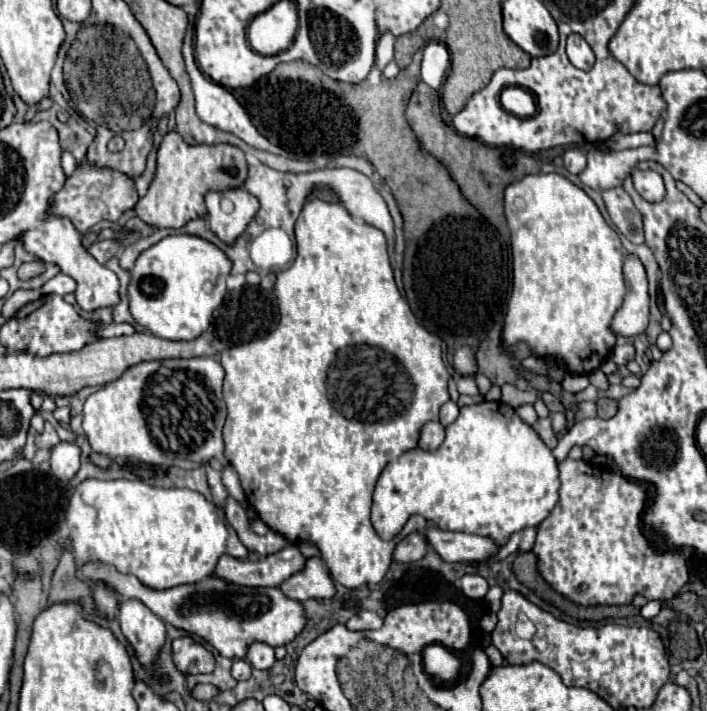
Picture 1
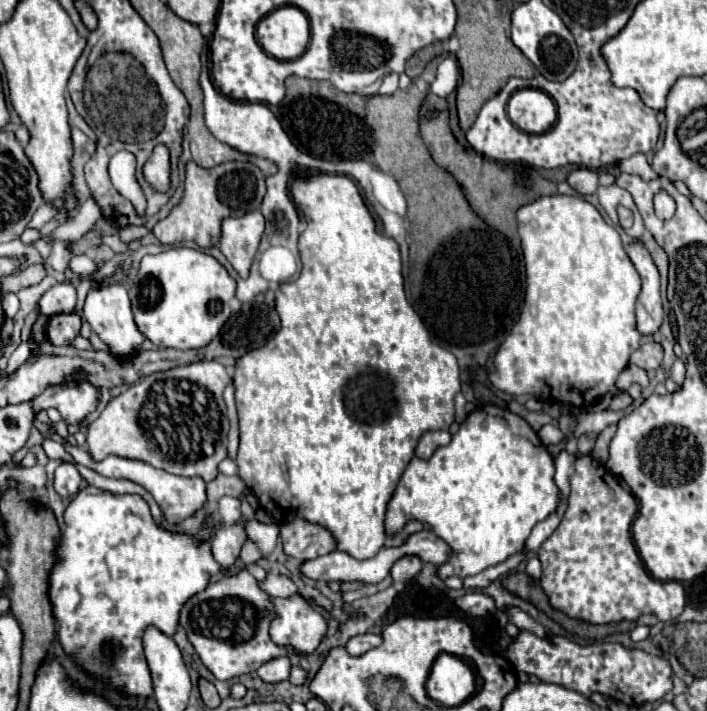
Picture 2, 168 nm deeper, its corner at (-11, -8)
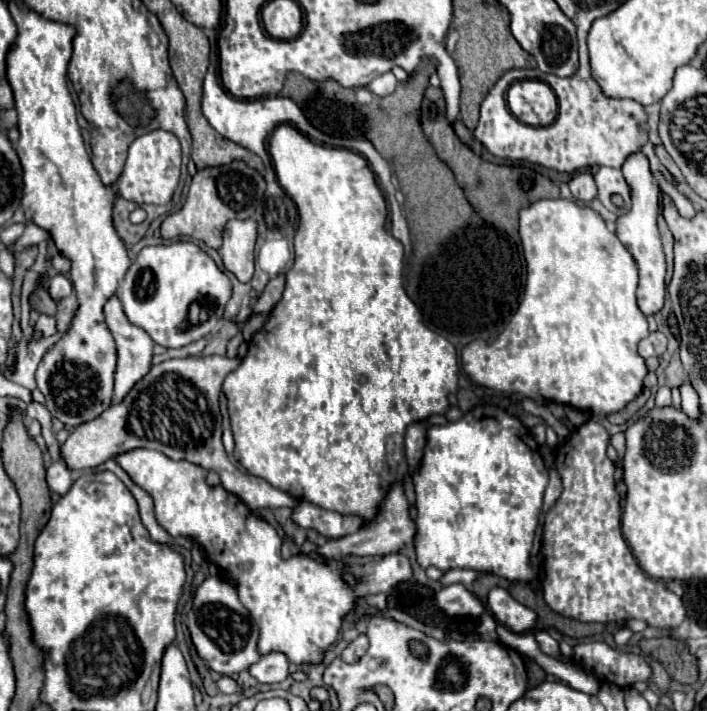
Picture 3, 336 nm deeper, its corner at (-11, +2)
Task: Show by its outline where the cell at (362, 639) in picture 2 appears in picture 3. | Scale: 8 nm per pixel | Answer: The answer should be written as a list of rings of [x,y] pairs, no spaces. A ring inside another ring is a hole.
[[[360,633],[344,651],[342,651],[342,659],[344,661],[348,661],[348,663],[352,663],[352,661],[358,661],[364,653],[366,653],[366,649],[368,649],[368,637],[364,635],[364,633]]]

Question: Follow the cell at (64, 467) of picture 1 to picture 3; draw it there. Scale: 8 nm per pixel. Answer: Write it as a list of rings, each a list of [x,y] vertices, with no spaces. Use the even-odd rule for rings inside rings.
[[[62,459],[54,461],[54,463],[46,469],[46,479],[48,479],[48,487],[50,487],[50,491],[60,493],[60,495],[68,493],[68,489],[70,489],[72,483],[74,483],[72,473],[70,473],[66,461],[62,461]]]

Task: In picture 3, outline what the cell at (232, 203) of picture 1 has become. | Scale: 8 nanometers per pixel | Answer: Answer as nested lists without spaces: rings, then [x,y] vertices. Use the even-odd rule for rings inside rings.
[[[232,219],[224,227],[224,243],[220,255],[224,267],[232,271],[242,283],[254,275],[254,245],[258,235],[256,219]]]

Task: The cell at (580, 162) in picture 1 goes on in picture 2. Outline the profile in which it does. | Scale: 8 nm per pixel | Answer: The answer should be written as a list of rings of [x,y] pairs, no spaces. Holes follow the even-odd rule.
[[[576,169],[568,175],[566,181],[580,195],[592,195],[598,189],[598,173],[590,169]]]

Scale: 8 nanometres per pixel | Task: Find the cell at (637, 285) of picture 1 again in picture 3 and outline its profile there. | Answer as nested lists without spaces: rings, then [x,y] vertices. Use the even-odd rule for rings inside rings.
[[[634,153],[632,157],[628,157],[628,161],[622,165],[622,173],[632,191],[632,207],[628,209],[626,215],[618,217],[616,235],[618,235],[620,243],[630,251],[630,255],[634,257],[634,261],[638,265],[638,273],[640,273],[640,285],[638,285],[638,293],[636,293],[638,307],[644,315],[654,315],[662,309],[664,295],[666,295],[666,283],[664,283],[666,261],[664,261],[664,251],[662,251],[662,243],[658,237],[658,227],[656,227],[656,219],[660,213],[658,183],[654,181],[650,167],[648,167],[648,159],[642,153]]]

